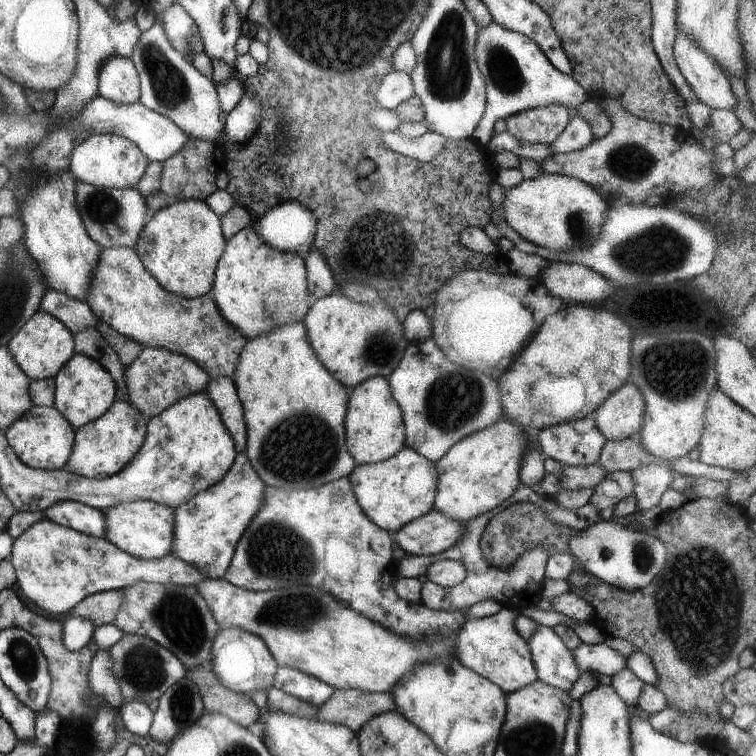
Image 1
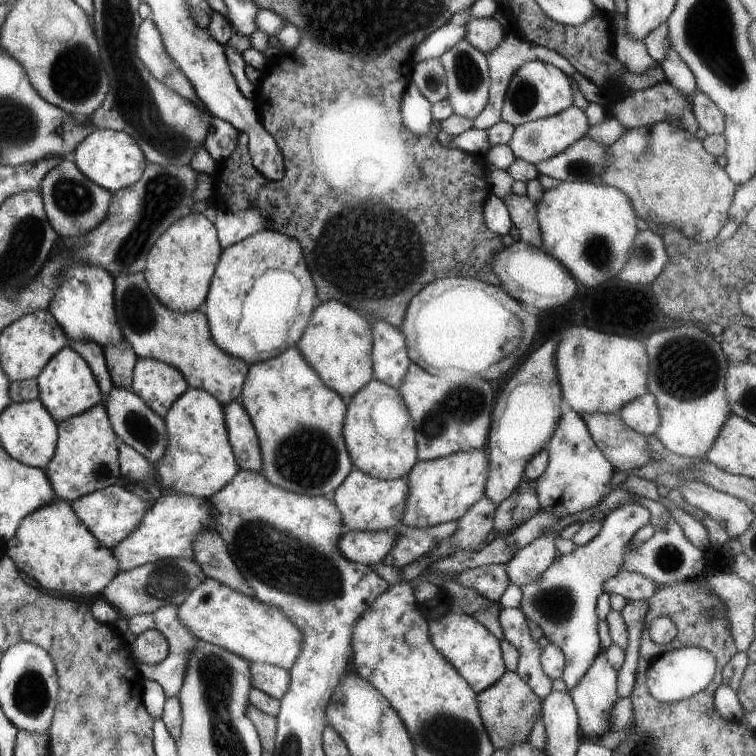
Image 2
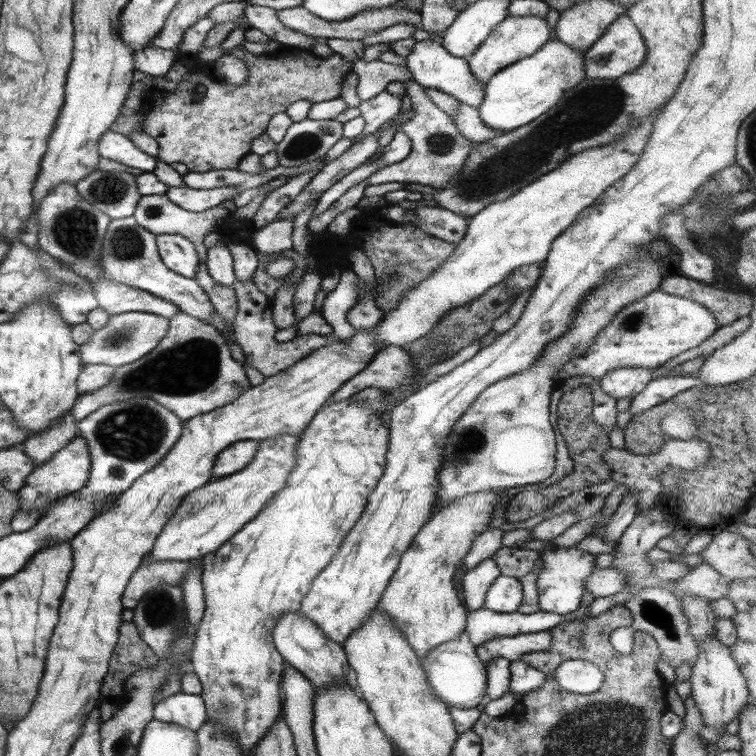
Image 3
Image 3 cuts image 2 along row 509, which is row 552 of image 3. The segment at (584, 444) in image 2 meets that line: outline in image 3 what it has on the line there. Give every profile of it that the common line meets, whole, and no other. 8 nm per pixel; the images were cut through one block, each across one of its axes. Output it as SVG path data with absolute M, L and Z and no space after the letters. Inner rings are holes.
M575 547L551 548L539 553L541 570L537 573L535 586L538 590L538 608L543 612L570 614L580 608L585 593L584 579L595 570L594 554L583 552Z

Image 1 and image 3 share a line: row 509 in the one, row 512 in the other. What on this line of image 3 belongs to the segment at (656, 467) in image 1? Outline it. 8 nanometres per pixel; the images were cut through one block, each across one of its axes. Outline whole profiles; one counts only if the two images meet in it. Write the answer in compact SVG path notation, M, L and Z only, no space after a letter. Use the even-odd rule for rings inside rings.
M639 509L636 512L635 518L625 528L623 534L615 542L615 548L611 554L613 555L612 566L613 569L621 571L625 575L625 586L619 590L619 600L617 605L624 605L628 596L632 596L635 591L643 588L663 587L671 592L680 600L683 613L687 618L689 624L689 633L692 634L693 639L697 642L698 652L697 661L690 668L691 675L688 679L690 684L691 700L695 702L697 712L703 718L703 727L705 728L725 728L729 722L741 712L744 704L749 702L749 691L745 685L745 680L733 661L731 653L728 648L720 644L714 632L714 622L717 617L708 606L709 601L698 597L689 597L684 594L683 597L675 592L675 581L659 580L655 576L651 576L651 567L653 567L647 559L647 552L655 547L656 542L663 538L663 536L671 535L674 531L674 524L666 521L655 522L649 519L647 510Z

